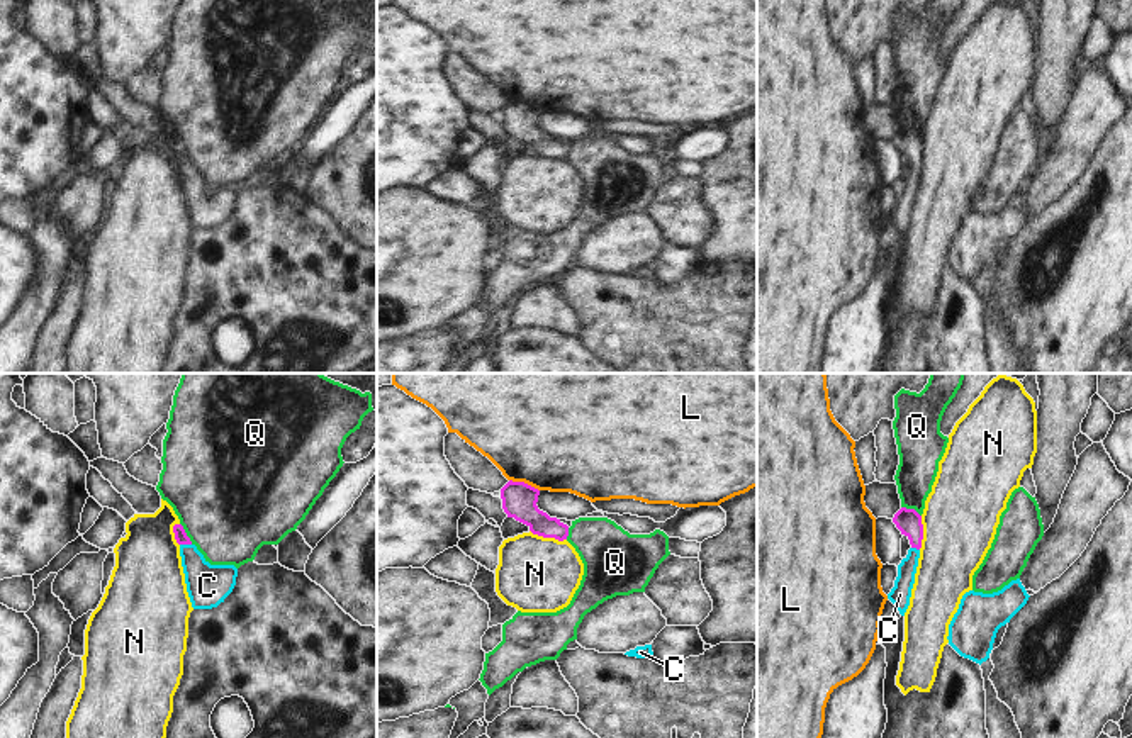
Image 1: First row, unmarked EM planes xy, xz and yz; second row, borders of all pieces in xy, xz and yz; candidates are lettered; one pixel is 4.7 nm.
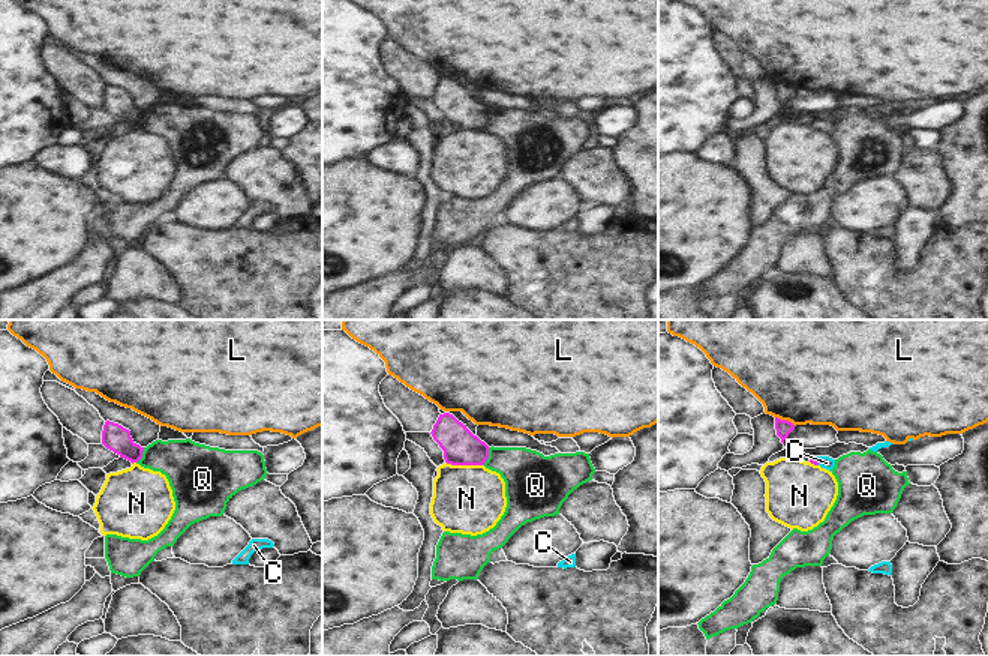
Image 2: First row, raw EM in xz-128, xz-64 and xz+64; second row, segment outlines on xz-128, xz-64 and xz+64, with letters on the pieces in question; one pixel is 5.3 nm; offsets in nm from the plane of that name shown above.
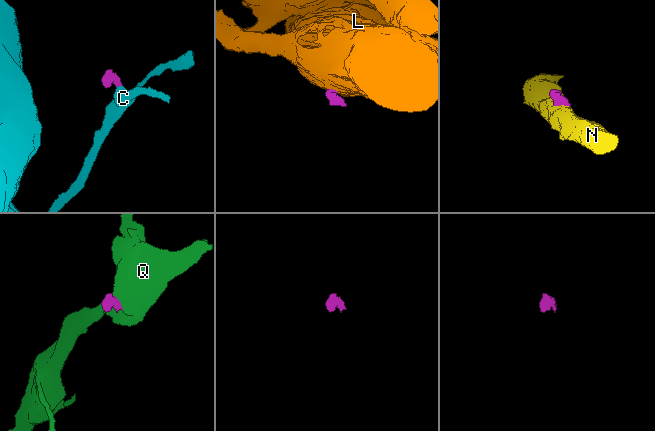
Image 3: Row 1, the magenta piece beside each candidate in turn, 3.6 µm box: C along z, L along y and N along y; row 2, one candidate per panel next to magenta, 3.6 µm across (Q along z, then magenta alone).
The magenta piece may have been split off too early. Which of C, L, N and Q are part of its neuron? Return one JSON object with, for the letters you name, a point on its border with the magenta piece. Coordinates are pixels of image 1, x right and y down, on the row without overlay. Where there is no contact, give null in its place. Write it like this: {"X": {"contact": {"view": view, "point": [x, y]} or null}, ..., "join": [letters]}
{"C": {"contact": {"view": "xy", "point": [185, 163]}}, "join": ["C"]}

